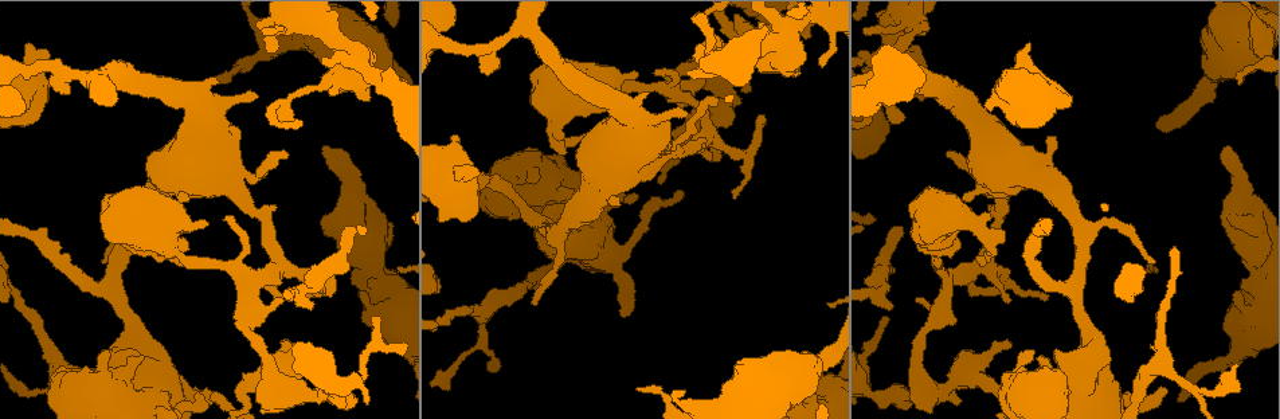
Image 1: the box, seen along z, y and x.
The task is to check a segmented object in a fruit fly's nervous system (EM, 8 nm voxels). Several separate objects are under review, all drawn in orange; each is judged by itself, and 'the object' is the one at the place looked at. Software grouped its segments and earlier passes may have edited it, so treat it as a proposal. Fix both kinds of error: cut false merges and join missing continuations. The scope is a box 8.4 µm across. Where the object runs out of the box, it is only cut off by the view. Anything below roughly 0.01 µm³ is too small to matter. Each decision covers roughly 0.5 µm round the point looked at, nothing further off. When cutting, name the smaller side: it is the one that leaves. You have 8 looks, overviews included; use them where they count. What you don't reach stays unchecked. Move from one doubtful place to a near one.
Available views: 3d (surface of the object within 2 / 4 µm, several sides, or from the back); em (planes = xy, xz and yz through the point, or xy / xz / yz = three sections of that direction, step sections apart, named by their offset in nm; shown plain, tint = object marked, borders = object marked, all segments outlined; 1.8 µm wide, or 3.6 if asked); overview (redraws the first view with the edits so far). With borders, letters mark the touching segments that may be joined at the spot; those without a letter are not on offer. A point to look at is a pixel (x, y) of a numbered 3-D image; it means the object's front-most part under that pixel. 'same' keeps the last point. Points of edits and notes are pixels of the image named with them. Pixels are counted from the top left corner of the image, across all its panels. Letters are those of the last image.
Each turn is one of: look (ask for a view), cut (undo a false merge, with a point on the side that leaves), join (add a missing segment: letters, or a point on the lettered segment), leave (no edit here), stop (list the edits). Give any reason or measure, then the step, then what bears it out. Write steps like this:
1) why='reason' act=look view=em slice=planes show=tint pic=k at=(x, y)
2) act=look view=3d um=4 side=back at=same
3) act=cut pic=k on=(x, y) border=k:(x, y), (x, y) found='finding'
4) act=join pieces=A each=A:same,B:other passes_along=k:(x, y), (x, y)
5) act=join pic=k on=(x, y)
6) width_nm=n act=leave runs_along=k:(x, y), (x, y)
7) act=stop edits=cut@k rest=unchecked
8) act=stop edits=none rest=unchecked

why='calibre changes' act=look view=3d um=4 pic=1 at=(746, 402)

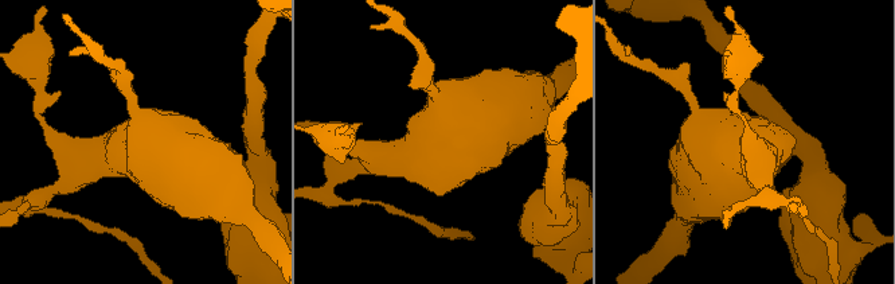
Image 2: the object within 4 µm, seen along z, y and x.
act=look view=em um=3.6 slice=xy step=8 show=borders pic=2 at=(446, 148)

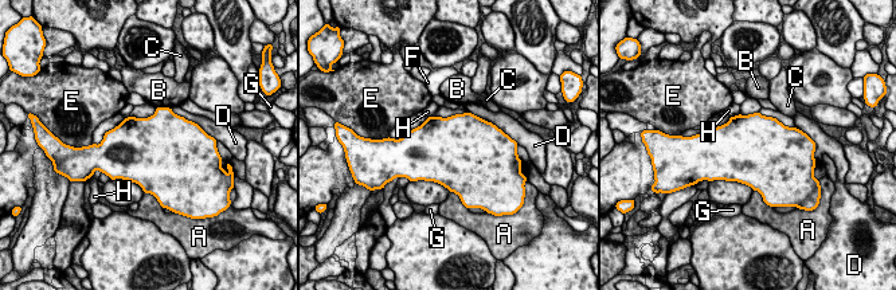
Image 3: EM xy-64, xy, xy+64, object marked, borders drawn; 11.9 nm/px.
width_nm=850 act=leave each=A:other,B:other,C:other,D:other,E:other,F:other,G:other,H:other border=3:(739, 113), (731, 117) found='one neuron here'

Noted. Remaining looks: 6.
why='branch stops here' act=look view=3d um=4 pic=1 at=(899, 229)

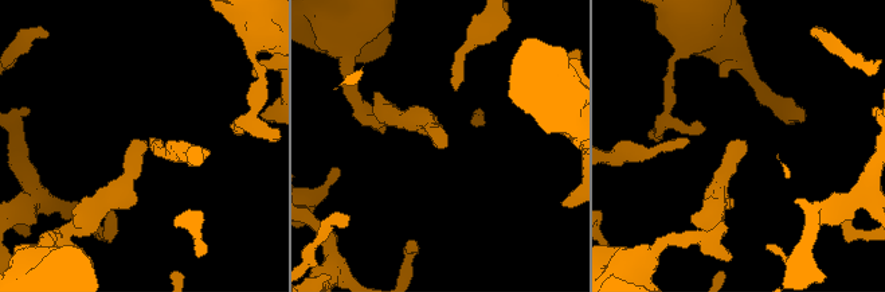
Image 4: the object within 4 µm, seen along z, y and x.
why='now the EM' act=look view=em slice=planes show=borders pic=4 at=(744, 140)

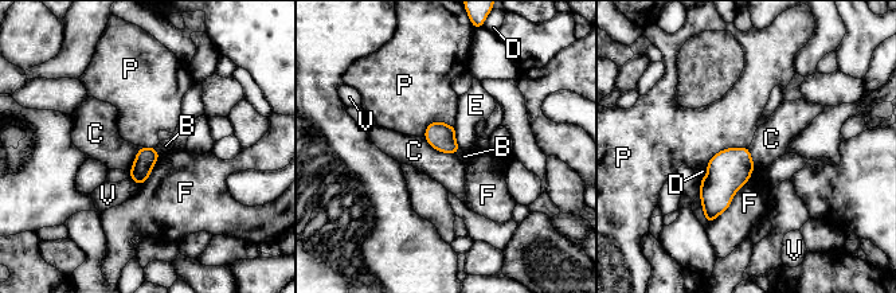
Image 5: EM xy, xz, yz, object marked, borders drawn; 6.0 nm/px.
act=leave each=B:other,C:other,D:other,E:other,F:other,P:other,V:other border=5:(423, 137), (434, 148), (456, 155) found='none of them fits'

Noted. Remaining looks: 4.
why='free end' act=look view=3d um=4 pic=1 at=(890, 308)

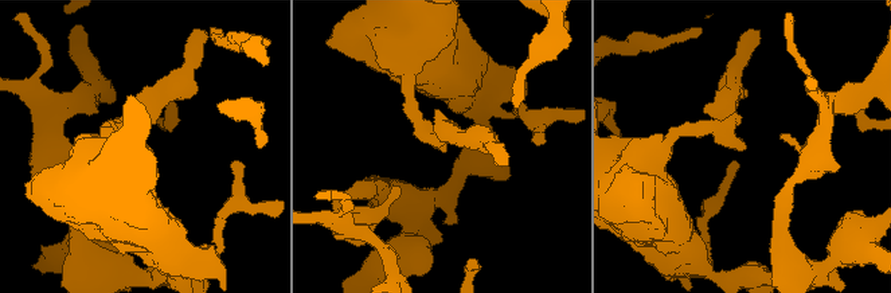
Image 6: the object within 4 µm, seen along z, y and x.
arm_widths_nm=200,320 act=look view=em slice=yz step=4 show=borders pic=6 at=(744, 148)

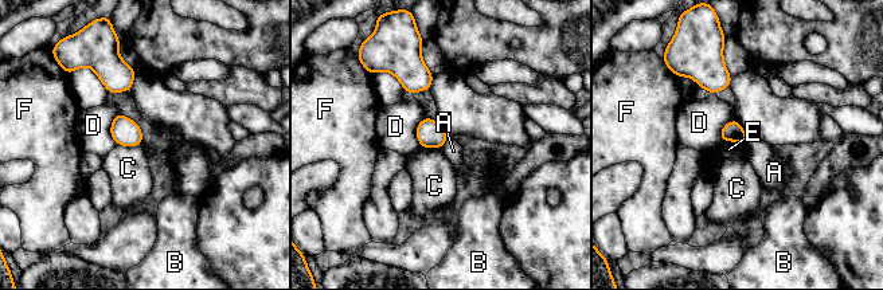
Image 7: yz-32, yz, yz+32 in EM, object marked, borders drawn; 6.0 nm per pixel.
why='cut it another way' act=look view=em slice=planes show=borders at=same

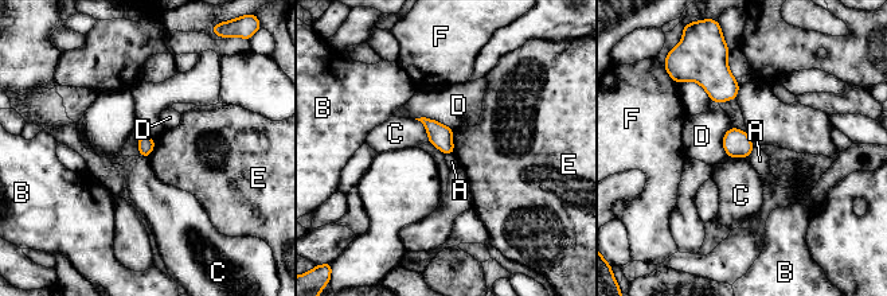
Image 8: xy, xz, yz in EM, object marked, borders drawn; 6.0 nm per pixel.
longest_contact=D:240nm act=leave each=A:other,B:other,C:other,D:other,E:other,F:other border=8:(754, 148), (747, 156) found='none of them fits'

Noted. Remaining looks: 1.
act=stop edits=none rest=unchecked

